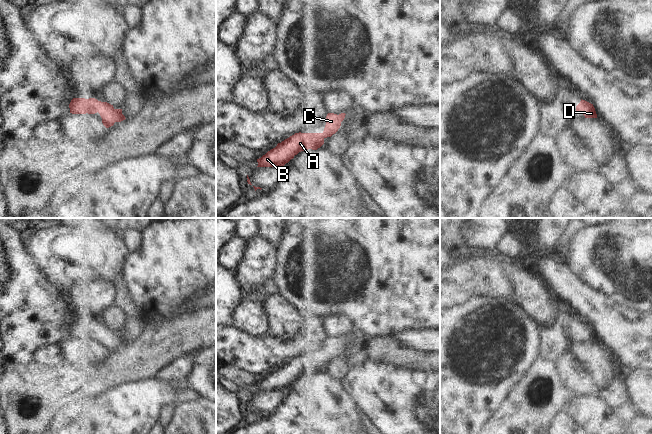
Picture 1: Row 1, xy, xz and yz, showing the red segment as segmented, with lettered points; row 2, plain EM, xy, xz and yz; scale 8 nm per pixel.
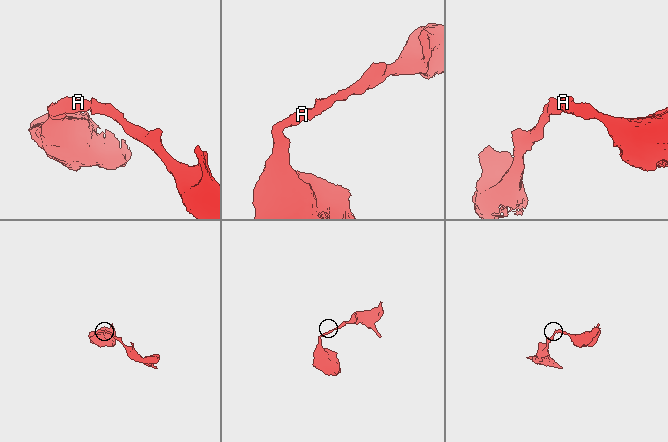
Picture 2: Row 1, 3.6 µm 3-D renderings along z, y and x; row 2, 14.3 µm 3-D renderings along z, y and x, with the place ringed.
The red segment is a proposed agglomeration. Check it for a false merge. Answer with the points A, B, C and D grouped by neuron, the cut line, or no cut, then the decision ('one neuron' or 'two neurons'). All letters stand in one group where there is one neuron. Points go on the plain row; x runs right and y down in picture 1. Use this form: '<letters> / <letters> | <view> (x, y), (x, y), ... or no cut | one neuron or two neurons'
A B C D | no cut | one neuron

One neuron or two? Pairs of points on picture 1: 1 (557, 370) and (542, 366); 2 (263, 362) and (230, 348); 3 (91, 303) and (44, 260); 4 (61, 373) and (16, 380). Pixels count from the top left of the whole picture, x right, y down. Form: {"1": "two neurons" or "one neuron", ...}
{"1": "one neuron", "2": "one neuron", "3": "two neurons", "4": "one neuron"}

